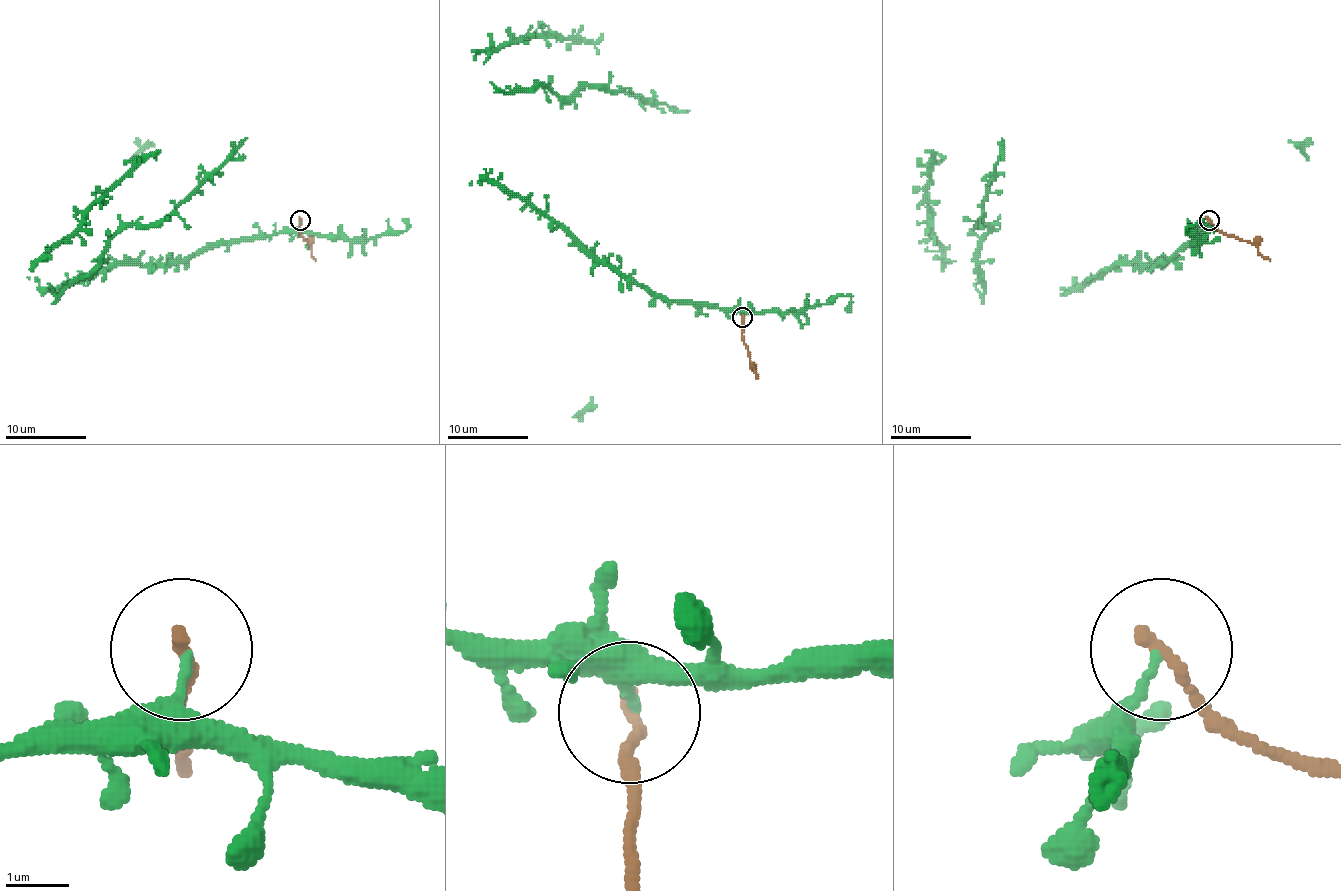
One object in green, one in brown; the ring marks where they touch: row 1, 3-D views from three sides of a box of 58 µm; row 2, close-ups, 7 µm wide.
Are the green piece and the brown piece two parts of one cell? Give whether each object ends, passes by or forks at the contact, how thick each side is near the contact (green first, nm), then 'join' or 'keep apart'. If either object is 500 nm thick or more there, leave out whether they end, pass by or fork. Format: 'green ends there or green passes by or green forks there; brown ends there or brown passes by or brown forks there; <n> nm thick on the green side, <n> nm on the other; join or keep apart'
green ends there; brown ends there; 120 nm thick on the green side, 200 nm on the other; keep apart

